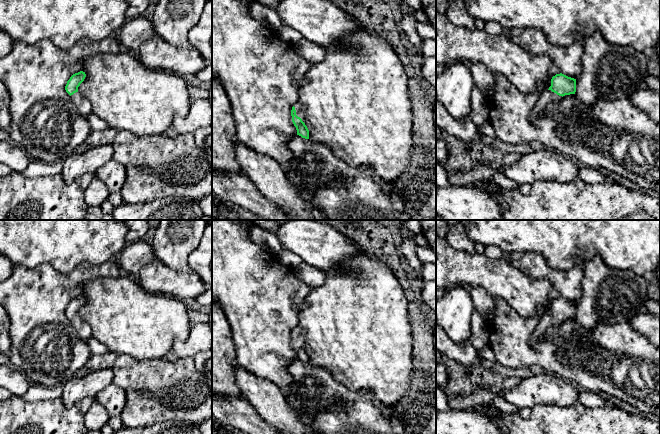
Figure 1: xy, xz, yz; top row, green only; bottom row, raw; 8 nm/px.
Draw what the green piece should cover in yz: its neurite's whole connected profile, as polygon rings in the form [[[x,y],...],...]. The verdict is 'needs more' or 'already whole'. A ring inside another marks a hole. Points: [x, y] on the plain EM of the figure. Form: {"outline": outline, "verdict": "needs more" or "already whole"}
{"outline": [[[562,297],[556,298],[551,303],[551,310],[544,314],[539,325],[531,335],[531,344],[541,343],[548,335],[549,330],[559,327],[563,320],[575,318],[576,303]]], "verdict": "needs more"}

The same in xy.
{"outline": [[[83,295],[75,297],[70,301],[65,310],[66,316],[71,320],[72,326],[83,342],[88,341],[92,337],[91,327],[78,315],[78,311],[84,305],[85,301],[86,298]]], "verdict": "needs more"}

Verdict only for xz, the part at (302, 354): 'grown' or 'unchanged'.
grown

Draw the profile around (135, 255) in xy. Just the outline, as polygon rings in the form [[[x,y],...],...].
[[[143,240],[127,244],[116,257],[122,273],[136,279],[141,269],[155,259],[152,245]]]

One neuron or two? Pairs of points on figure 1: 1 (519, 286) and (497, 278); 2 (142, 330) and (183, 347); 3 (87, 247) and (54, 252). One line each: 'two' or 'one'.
1: one
2: two
3: one

